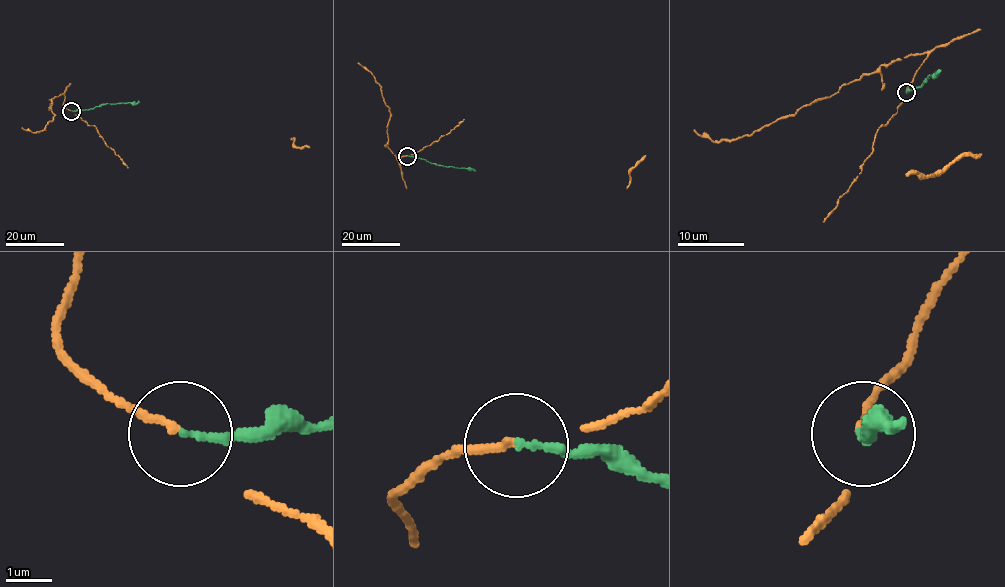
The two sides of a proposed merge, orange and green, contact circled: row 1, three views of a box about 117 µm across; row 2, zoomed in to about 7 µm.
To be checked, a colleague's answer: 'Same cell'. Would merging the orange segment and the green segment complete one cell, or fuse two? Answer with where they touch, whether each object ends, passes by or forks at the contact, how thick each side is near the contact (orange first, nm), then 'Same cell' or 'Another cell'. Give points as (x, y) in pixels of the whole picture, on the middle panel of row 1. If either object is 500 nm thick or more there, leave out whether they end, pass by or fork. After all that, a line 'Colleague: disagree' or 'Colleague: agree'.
Place: (407, 156). At the ring orange ends. At the ring green ends. Thickness 170 nm (orange) against 170 nm. Another cell
Colleague: disagree

